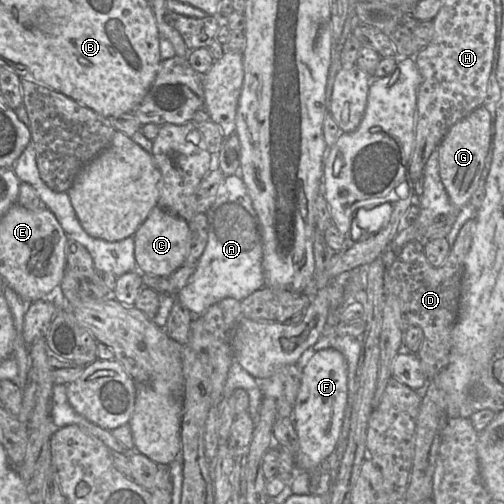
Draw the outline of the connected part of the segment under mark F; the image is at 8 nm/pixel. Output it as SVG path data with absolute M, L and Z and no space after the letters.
M332 348L315 351L302 368L301 385L291 416L299 441L299 449L294 459L297 470L316 469L318 464L335 450L347 403L348 366L344 355Z

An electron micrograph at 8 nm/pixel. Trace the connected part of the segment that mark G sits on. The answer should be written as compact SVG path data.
M484 106L478 107L449 129L438 145L437 152L440 177L452 203L453 211L437 216L435 219L438 220L434 220L431 225L421 229L422 237L416 240L424 243L432 239L446 238L460 209L470 203L471 196L479 184L491 141L492 120L489 111Z

